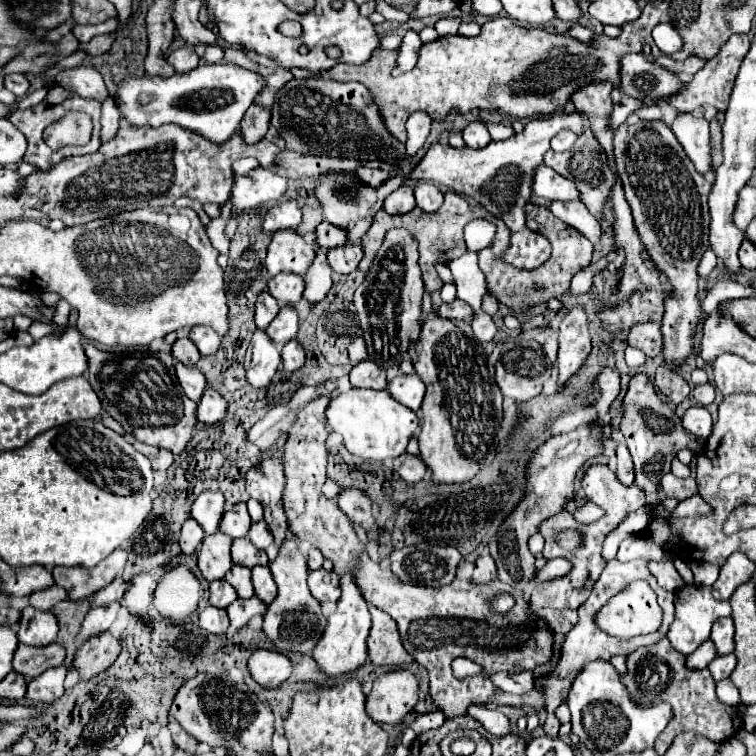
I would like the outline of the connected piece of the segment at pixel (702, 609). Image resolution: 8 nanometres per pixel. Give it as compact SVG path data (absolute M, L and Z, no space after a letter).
M684 585L682 589L676 591L674 605L676 605L676 619L670 625L670 631L666 637L670 639L672 647L684 655L694 653L710 637L710 627L716 619L730 617L730 603L716 601L712 597L712 587L704 587L704 585Z

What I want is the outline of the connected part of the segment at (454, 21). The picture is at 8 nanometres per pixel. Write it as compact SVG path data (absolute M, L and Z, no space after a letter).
M442 17L442 19L436 21L436 31L438 31L440 37L444 37L444 35L456 35L460 23L462 23L460 17Z

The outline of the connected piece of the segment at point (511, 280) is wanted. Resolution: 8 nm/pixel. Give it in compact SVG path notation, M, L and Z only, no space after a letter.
M534 203L526 205L526 225L532 231L550 239L550 243L552 243L552 257L544 265L540 265L532 271L516 269L516 267L508 265L506 261L502 261L502 257L510 245L510 231L502 221L494 221L494 225L496 225L496 237L492 239L492 243L486 249L480 249L480 269L486 275L488 293L494 295L496 299L500 299L502 303L506 303L508 307L512 307L514 311L520 311L528 305L536 305L536 303L542 303L548 299L559 299L570 289L572 277L576 273L580 273L582 269L586 269L592 261L592 243L586 241L576 229L564 225L546 207L534 205Z

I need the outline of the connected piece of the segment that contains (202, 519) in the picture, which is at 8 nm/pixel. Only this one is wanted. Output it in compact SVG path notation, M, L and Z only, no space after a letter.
M204 489L192 505L192 517L200 523L200 527L208 535L212 535L218 531L218 523L224 511L222 507L224 507L224 495L220 491Z

